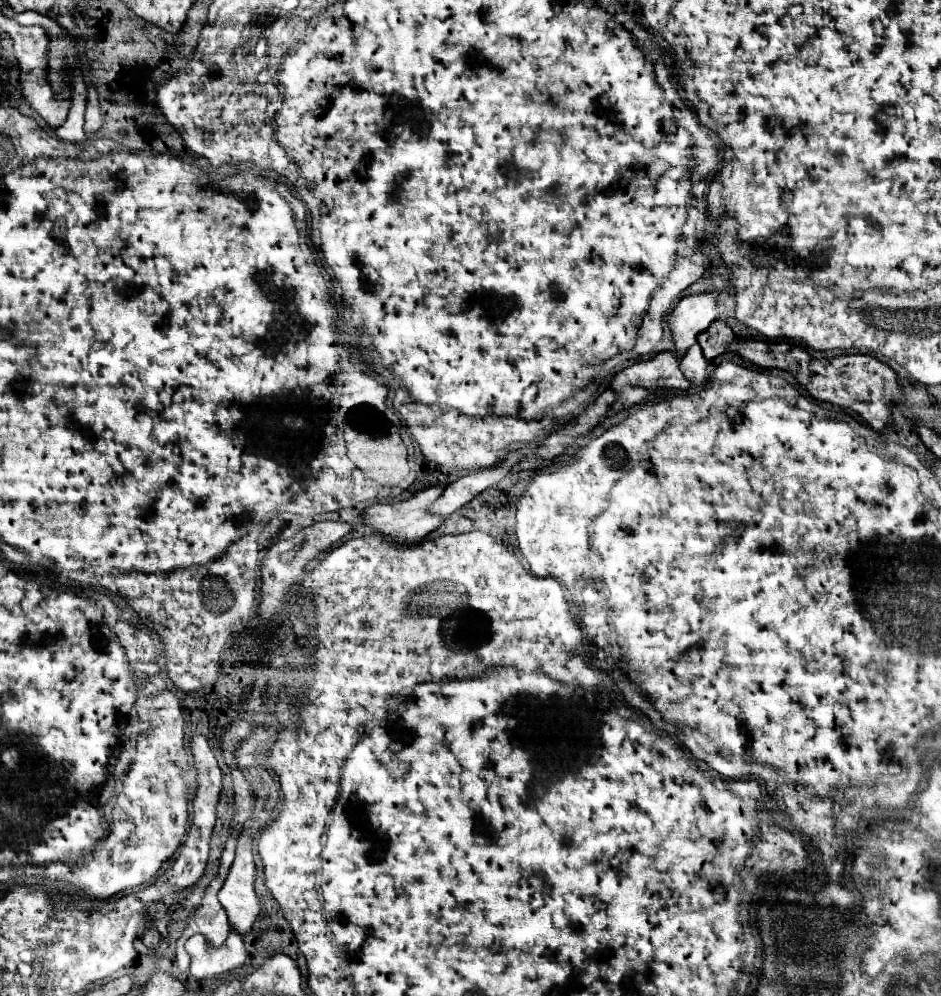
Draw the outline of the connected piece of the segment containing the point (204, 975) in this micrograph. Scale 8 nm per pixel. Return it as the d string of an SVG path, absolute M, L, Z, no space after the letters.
M234 930L228 934L226 942L218 948L210 948L202 934L194 934L186 942L186 952L192 958L190 974L196 980L214 980L222 974L234 972L244 966L248 956L240 932Z

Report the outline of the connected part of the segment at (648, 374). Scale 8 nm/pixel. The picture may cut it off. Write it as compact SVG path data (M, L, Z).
M660 352L650 360L642 360L624 368L610 382L610 388L616 394L626 386L640 386L646 390L662 390L662 388L688 390L690 382L682 376L672 352Z

